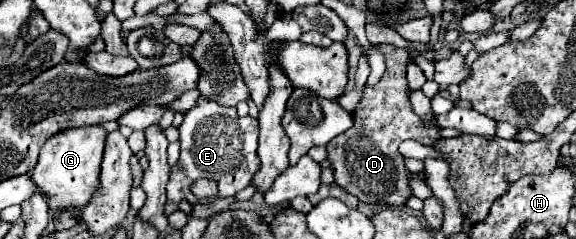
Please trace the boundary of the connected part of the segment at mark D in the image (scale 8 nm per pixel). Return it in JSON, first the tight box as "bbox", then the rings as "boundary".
{"bbox":[326,43,440,205],"boundary":[[[384,43],[372,47],[384,53],[386,71],[374,87],[364,87],[362,99],[352,111],[354,125],[326,145],[328,161],[334,171],[334,183],[356,195],[360,201],[380,205],[404,205],[406,199],[412,195],[412,189],[408,187],[410,171],[404,165],[404,157],[400,155],[398,147],[406,139],[416,139],[420,143],[434,145],[434,141],[440,139],[438,125],[434,121],[428,125],[422,123],[410,107],[410,91],[406,85],[406,49],[398,49],[394,45]]]}

